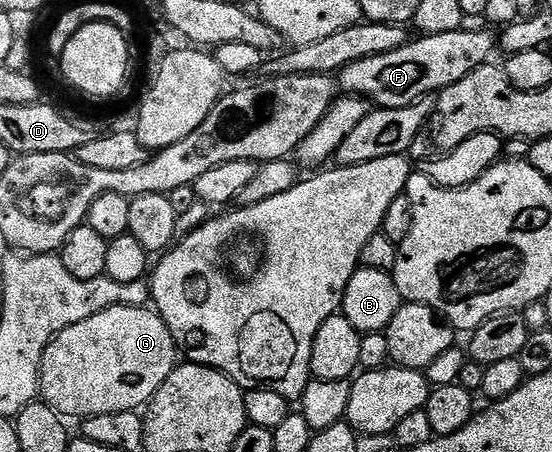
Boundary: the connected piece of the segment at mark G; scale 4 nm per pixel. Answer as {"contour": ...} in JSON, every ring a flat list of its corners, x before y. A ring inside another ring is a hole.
{"contour":[[120,304,99,314,91,314,91,318,75,322,75,326,67,326,67,330,63,330,53,339,43,354,39,396,65,418,135,412,148,405,178,363,179,349,163,318,149,306,136,308]]}

